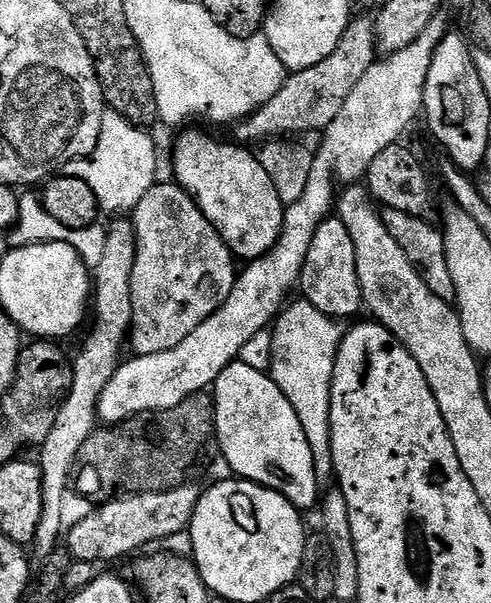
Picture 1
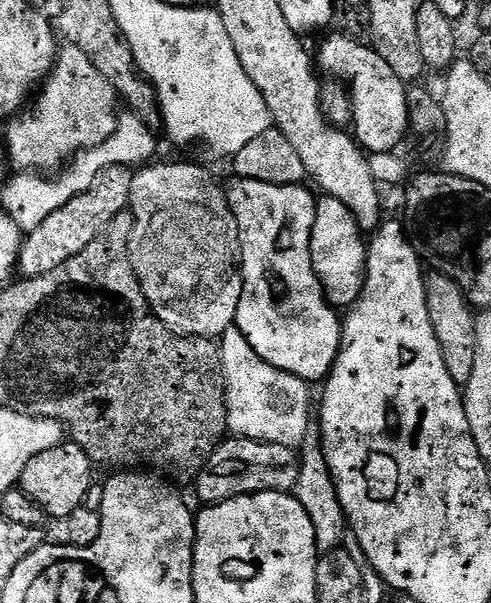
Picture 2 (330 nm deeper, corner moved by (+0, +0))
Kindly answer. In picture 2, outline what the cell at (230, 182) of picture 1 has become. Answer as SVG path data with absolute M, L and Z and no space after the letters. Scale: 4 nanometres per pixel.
M236 176L232 178L229 184L226 184L226 195L228 197L228 205L234 214L234 218L238 222L238 230L240 231L240 263L244 273L244 289L242 290L242 298L238 302L238 314L236 315L235 326L246 336L246 341L250 342L250 346L254 348L259 358L264 359L272 367L276 367L280 371L285 371L288 374L296 375L298 378L307 382L323 382L327 380L334 362L340 353L340 334L342 331L342 320L338 315L337 309L329 304L324 291L320 285L320 279L314 274L314 266L310 258L310 238L314 230L314 214L316 213L315 195L311 196L305 189L305 185L276 185L270 182L262 182L251 180L250 178L242 178Z

